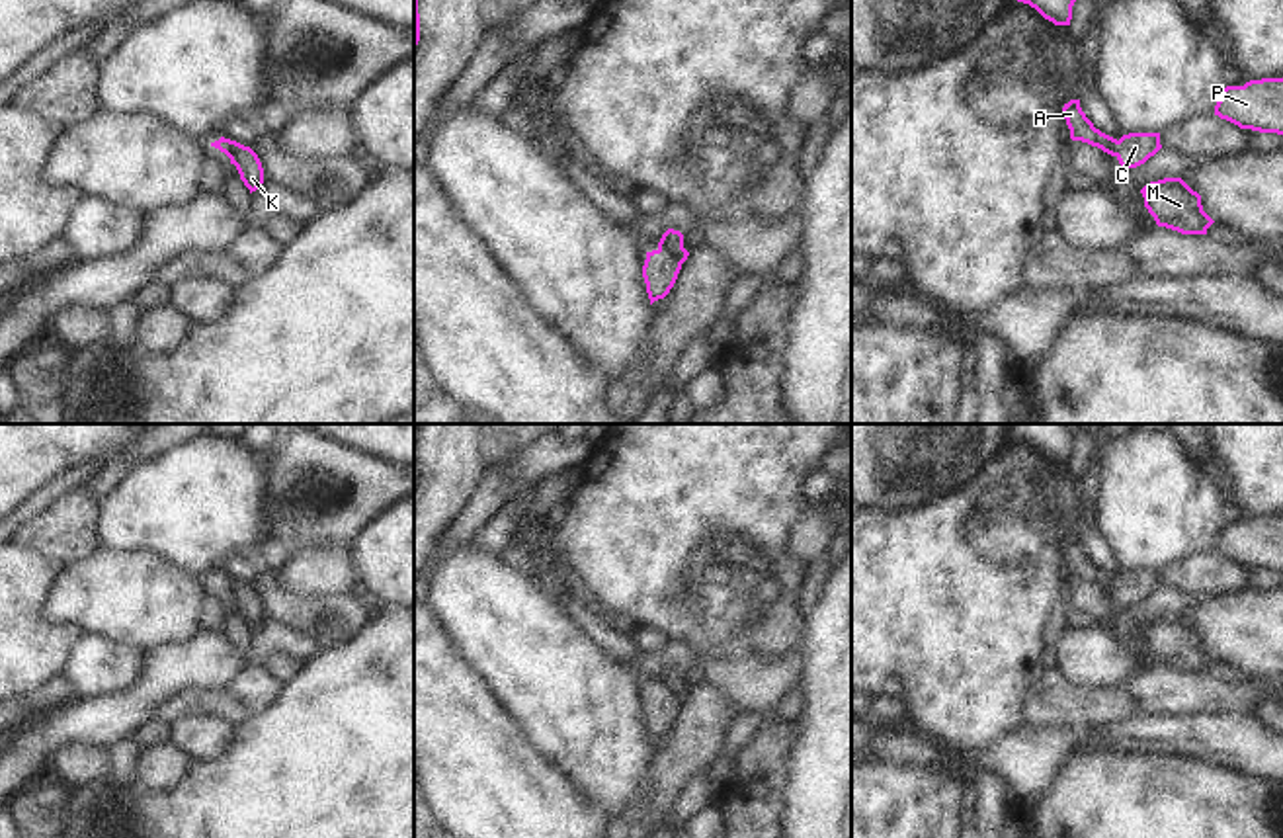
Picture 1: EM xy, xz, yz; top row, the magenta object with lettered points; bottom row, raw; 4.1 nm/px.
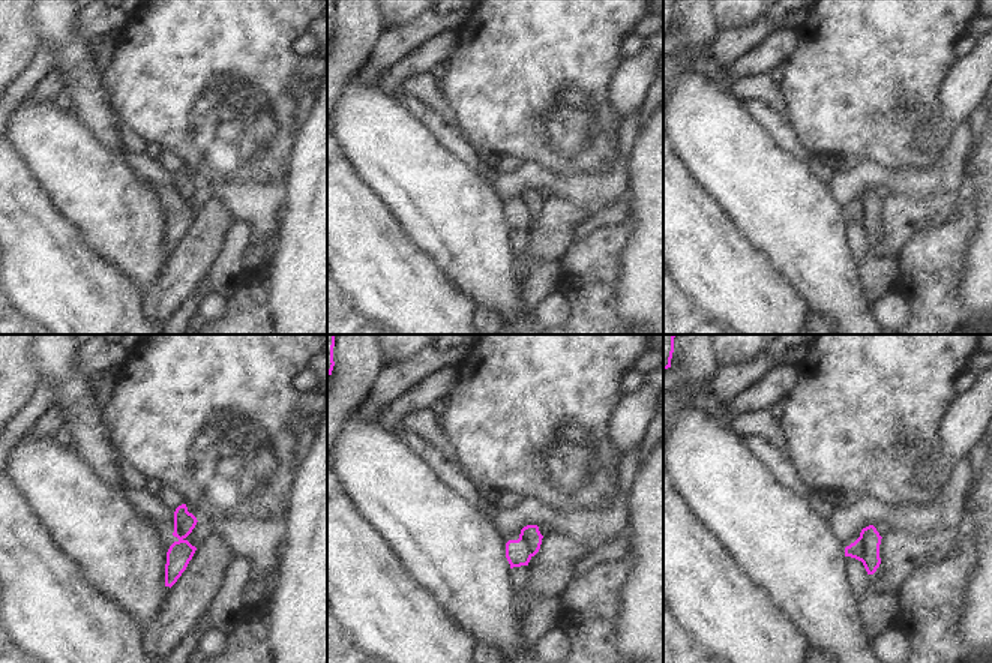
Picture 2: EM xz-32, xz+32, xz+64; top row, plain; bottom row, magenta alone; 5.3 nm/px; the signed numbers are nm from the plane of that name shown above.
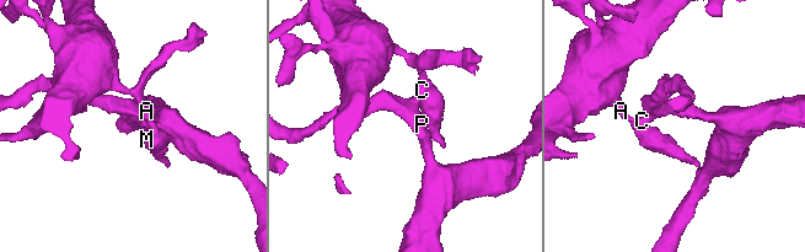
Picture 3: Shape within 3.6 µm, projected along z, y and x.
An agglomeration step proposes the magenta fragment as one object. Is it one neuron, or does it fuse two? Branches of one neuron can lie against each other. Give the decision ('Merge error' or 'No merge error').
Merge error.

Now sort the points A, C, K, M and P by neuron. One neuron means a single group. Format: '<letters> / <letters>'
A K M / C P

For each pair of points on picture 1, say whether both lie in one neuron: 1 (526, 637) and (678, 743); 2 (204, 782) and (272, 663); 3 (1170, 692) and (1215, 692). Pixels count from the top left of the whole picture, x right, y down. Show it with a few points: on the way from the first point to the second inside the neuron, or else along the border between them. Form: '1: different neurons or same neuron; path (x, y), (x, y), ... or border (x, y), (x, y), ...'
1: different neurons; border (655, 749), (643, 794)
2: different neurons; border (303, 663), (282, 686)
3: same neuron; path (1182, 692), (1203, 692)

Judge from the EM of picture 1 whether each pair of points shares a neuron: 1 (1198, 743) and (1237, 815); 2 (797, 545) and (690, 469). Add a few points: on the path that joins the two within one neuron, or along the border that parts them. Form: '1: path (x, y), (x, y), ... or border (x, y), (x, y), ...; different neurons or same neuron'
1: border (1162, 753), (1225, 764), (1250, 776); different neurons
2: border (819, 508), (787, 542), (807, 567); different neurons

